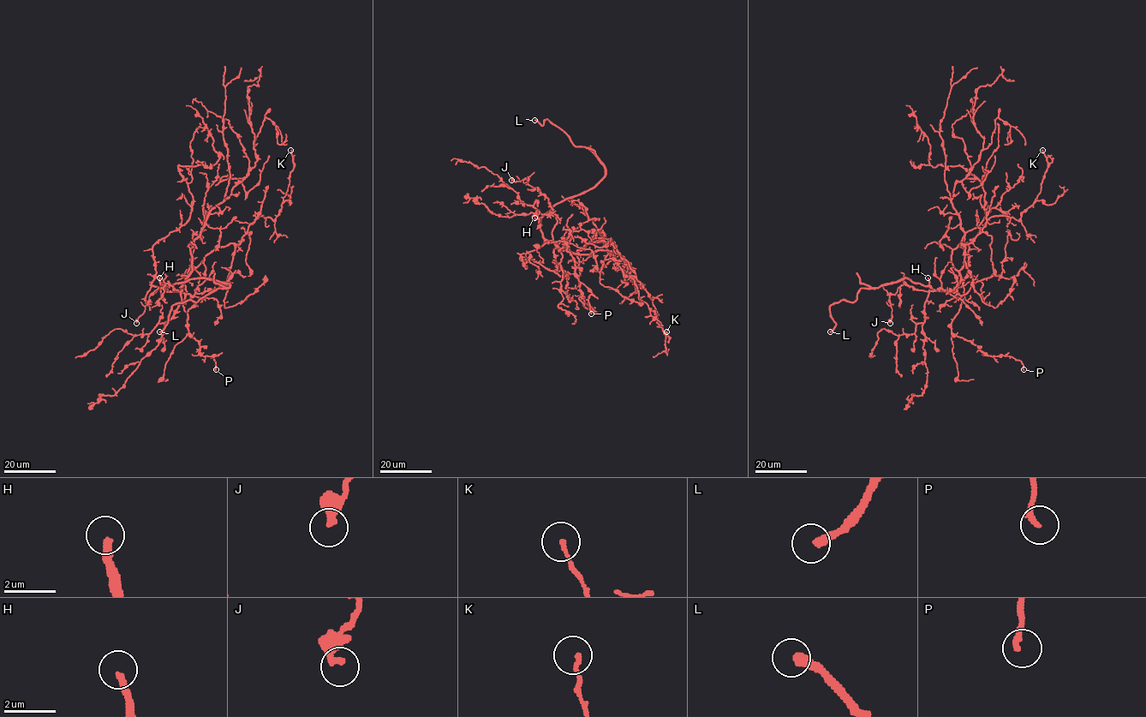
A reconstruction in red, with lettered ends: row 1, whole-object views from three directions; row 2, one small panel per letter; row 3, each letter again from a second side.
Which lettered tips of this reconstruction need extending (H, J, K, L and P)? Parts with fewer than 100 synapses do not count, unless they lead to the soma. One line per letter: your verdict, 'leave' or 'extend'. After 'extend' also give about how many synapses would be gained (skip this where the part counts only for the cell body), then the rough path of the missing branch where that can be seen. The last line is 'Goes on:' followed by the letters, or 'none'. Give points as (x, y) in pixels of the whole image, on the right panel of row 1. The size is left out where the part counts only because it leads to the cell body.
H: extend | 400 syn | (928, 277), (939, 214), (928, 218), (902, 203), (903, 175), (875, 111)
J: leave
K: leave
L: extend | (830, 331), (826, 344), (798, 355), (787, 366), (769, 363)
P: leave
Goes on: H, L

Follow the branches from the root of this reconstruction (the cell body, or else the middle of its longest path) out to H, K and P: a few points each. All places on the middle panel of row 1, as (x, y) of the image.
H: (551, 241), (544, 237), (540, 222), (534, 218)
K: (551, 241), (561, 250), (577, 254), (607, 251), (634, 279), (639, 298), (653, 311), (666, 331)
P: (551, 241), (558, 251), (564, 241), (566, 245), (574, 259), (575, 276), (591, 292), (587, 300), (591, 313)

